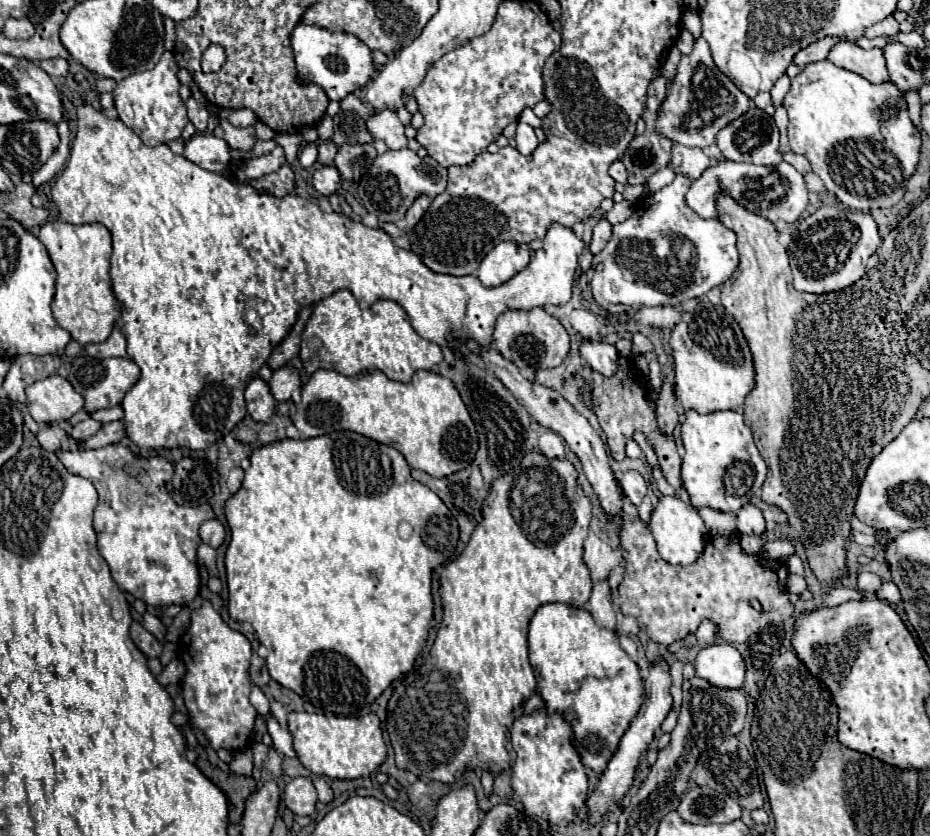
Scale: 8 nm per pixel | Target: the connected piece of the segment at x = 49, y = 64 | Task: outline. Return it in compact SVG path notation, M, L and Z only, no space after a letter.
M48 59L48 61L42 61L40 67L50 77L64 77L68 73L68 61L66 59Z

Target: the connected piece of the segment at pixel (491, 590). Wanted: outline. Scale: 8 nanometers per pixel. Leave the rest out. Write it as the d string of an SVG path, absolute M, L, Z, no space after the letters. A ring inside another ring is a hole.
M530 451L524 455L524 459L520 461L518 467L512 467L508 473L500 475L498 479L492 481L490 491L482 503L482 519L480 523L474 527L472 537L468 541L468 545L464 547L464 551L460 553L460 557L456 561L450 561L442 565L438 569L438 577L440 577L440 597L442 597L442 623L436 635L436 641L430 649L428 659L424 661L424 665L418 671L412 671L410 675L406 675L400 685L394 689L390 703L388 703L388 719L386 719L386 729L390 735L390 743L394 747L396 753L396 765L404 771L412 771L416 773L420 779L426 781L442 781L442 783L454 783L456 779L460 779L460 775L464 773L464 769L490 769L494 775L510 769L512 761L516 759L516 753L510 745L510 725L512 721L524 711L524 701L534 693L536 689L536 677L532 671L532 665L528 661L526 655L526 633L528 633L528 621L534 615L534 611L544 605L544 603L566 603L572 607L582 607L592 591L592 579L590 579L590 571L584 563L584 541L588 535L588 523L590 523L590 499L586 497L582 485L578 483L578 471L574 467L572 461L568 459L550 459L540 451Z

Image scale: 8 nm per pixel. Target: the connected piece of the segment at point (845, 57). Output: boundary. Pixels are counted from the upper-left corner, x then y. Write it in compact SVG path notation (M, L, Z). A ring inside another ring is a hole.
M840 43L832 47L828 61L832 61L836 67L858 73L860 77L868 79L874 85L890 81L890 73L886 71L886 63L880 49L866 51L850 43Z

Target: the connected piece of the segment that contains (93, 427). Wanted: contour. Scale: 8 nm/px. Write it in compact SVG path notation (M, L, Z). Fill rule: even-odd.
M86 419L86 421L82 421L82 423L78 423L78 425L72 427L72 437L78 439L78 441L88 439L88 437L92 437L100 427L102 427L102 423L98 423L98 421L94 421L94 419Z

